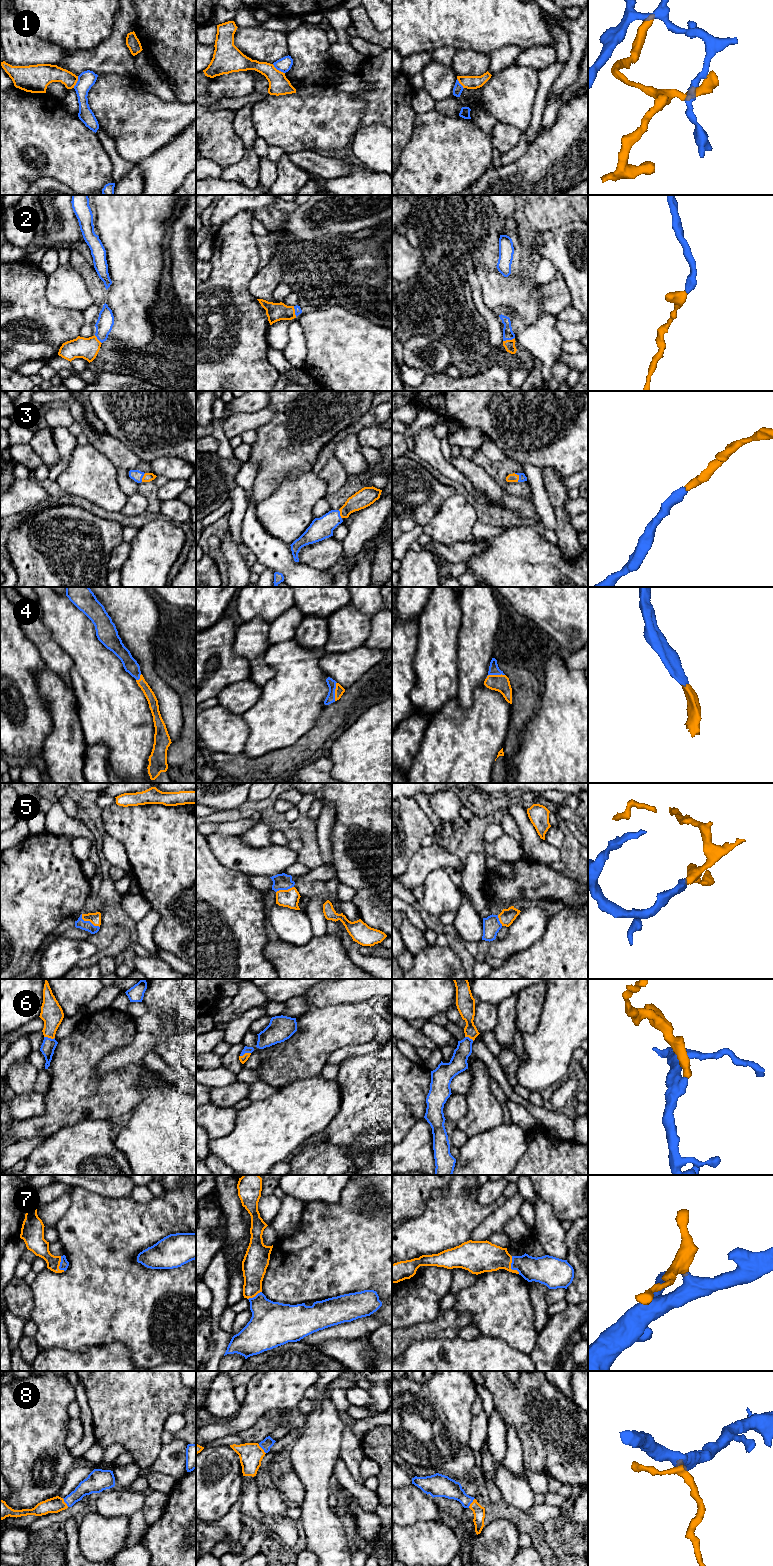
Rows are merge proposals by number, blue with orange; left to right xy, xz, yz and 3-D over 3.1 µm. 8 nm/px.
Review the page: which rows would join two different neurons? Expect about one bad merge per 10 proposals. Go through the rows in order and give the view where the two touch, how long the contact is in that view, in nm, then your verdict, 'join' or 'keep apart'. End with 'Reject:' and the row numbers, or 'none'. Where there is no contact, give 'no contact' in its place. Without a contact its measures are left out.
1: contact in xz; length 130 nm; keep apart
2: contact in yz; length 100 nm; join
3: contact in yz; length 80 nm; join
4: contact in yz; length 160 nm; join
5: contact in xy; length 190 nm; join
6: contact in xy; length 90 nm; join
7: contact in yz; length 160 nm; join
8: contact in xz; length 100 nm; join
Reject: 1

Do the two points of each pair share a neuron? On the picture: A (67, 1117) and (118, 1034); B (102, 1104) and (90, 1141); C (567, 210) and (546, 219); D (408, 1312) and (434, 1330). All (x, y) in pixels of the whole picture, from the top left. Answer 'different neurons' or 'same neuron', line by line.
A: same neuron
B: different neurons
C: same neuron
D: different neurons

